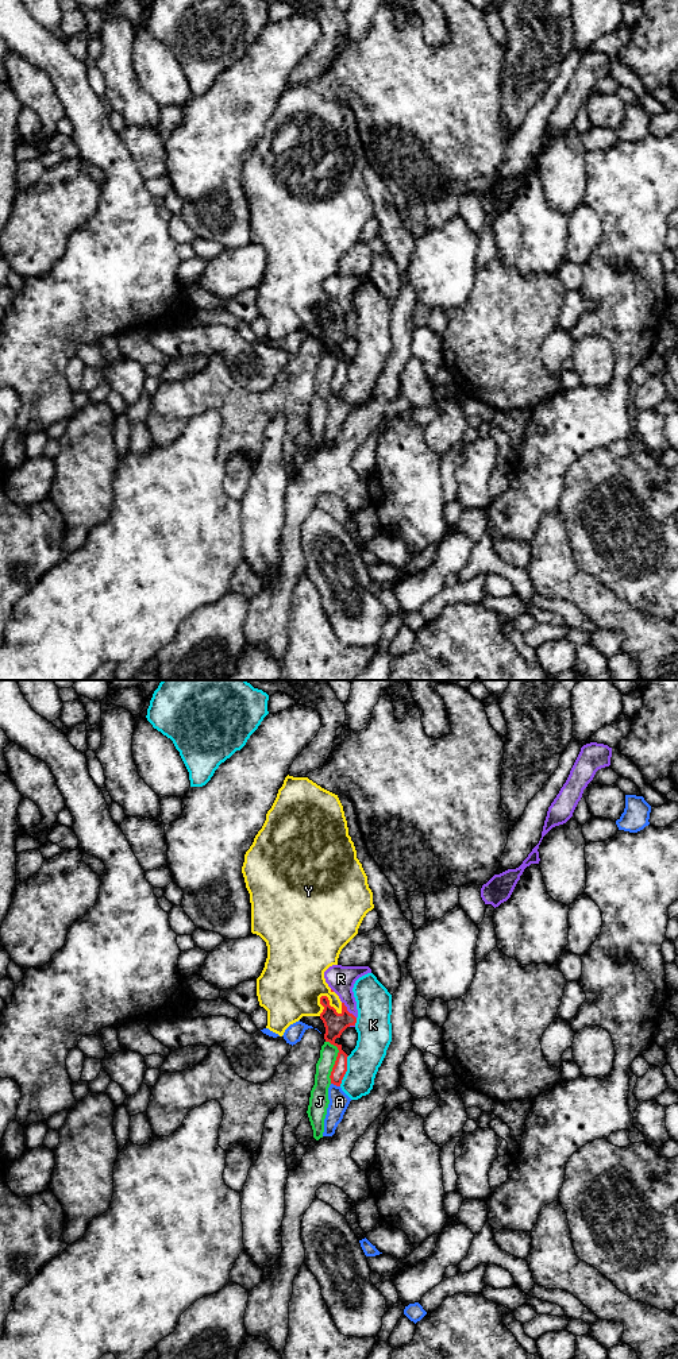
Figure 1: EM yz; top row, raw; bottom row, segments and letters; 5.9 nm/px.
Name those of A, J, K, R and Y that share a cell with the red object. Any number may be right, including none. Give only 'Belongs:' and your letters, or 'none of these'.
Belongs: R

